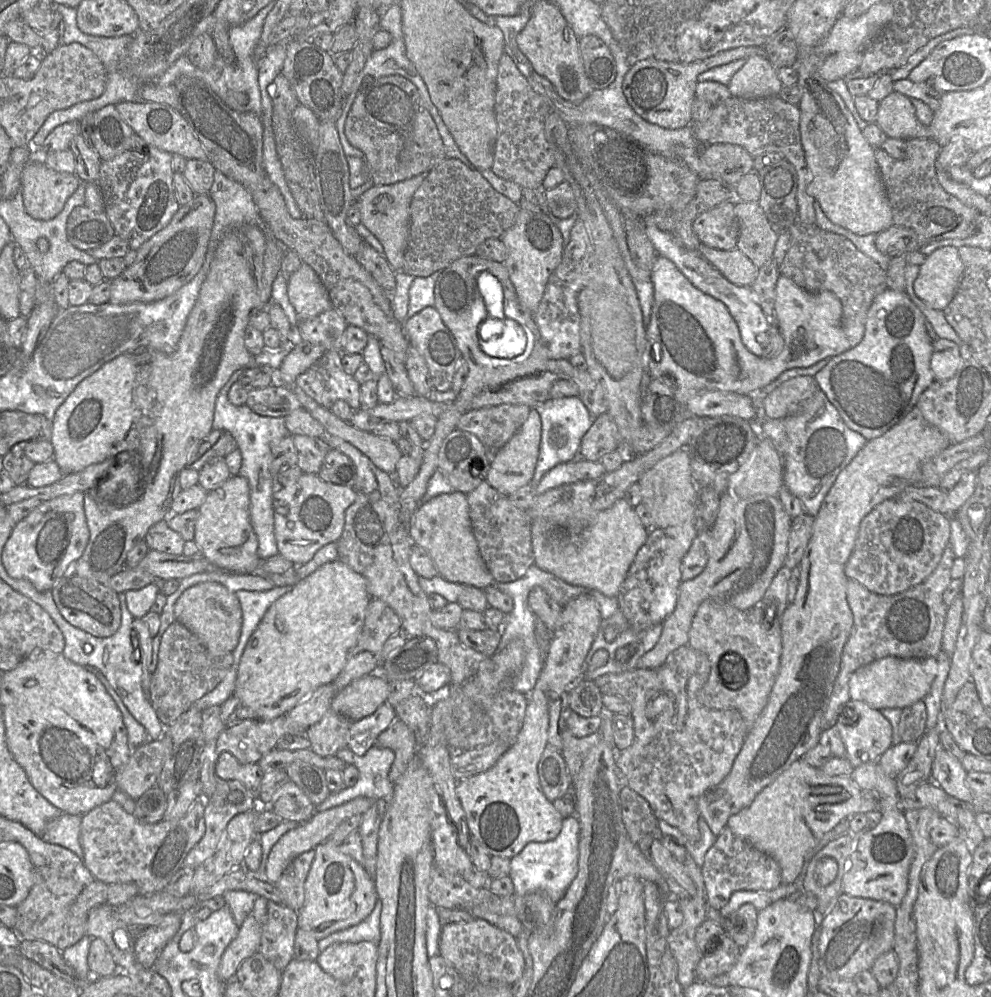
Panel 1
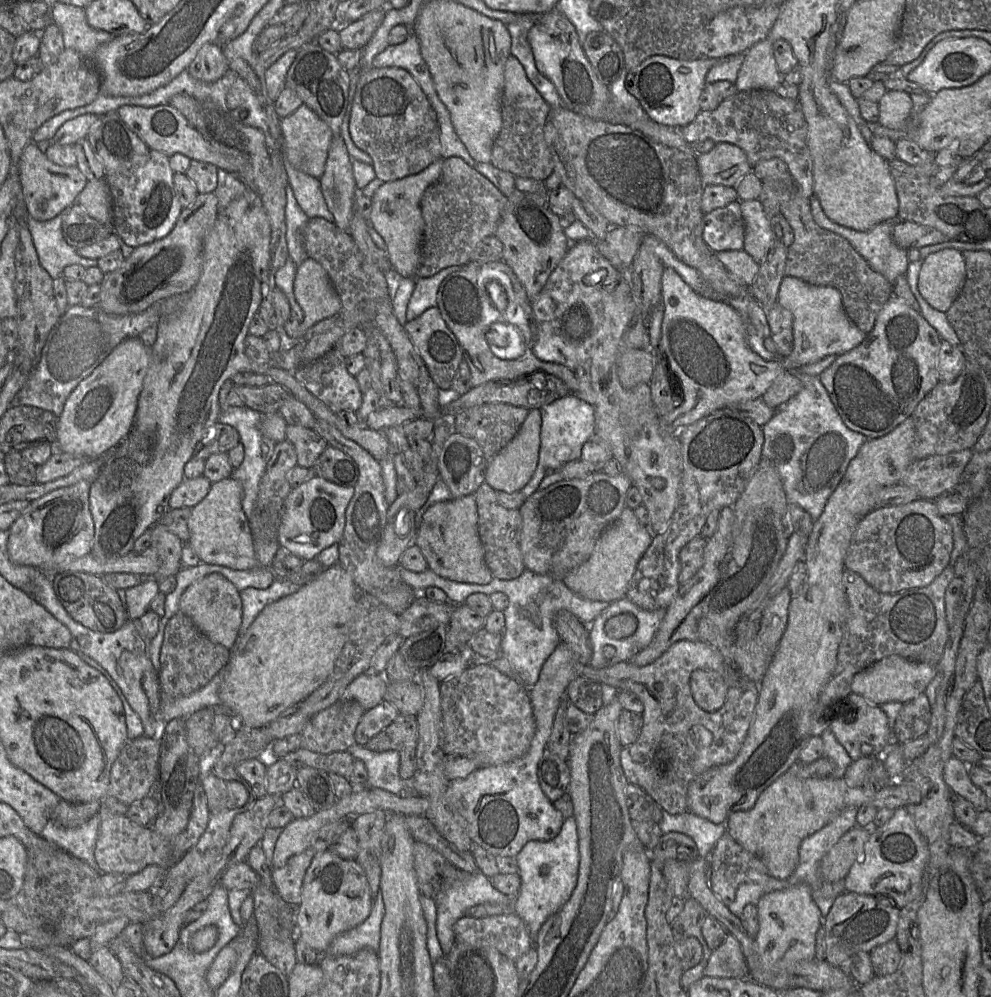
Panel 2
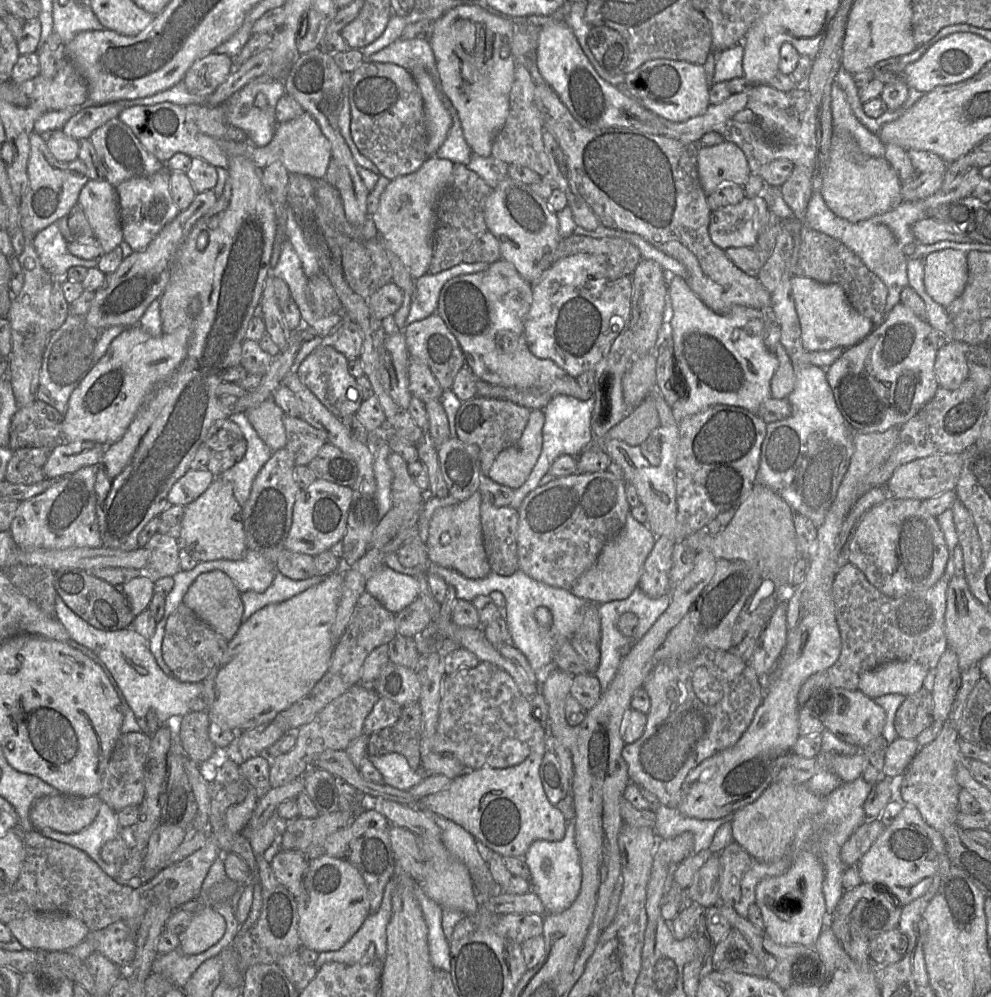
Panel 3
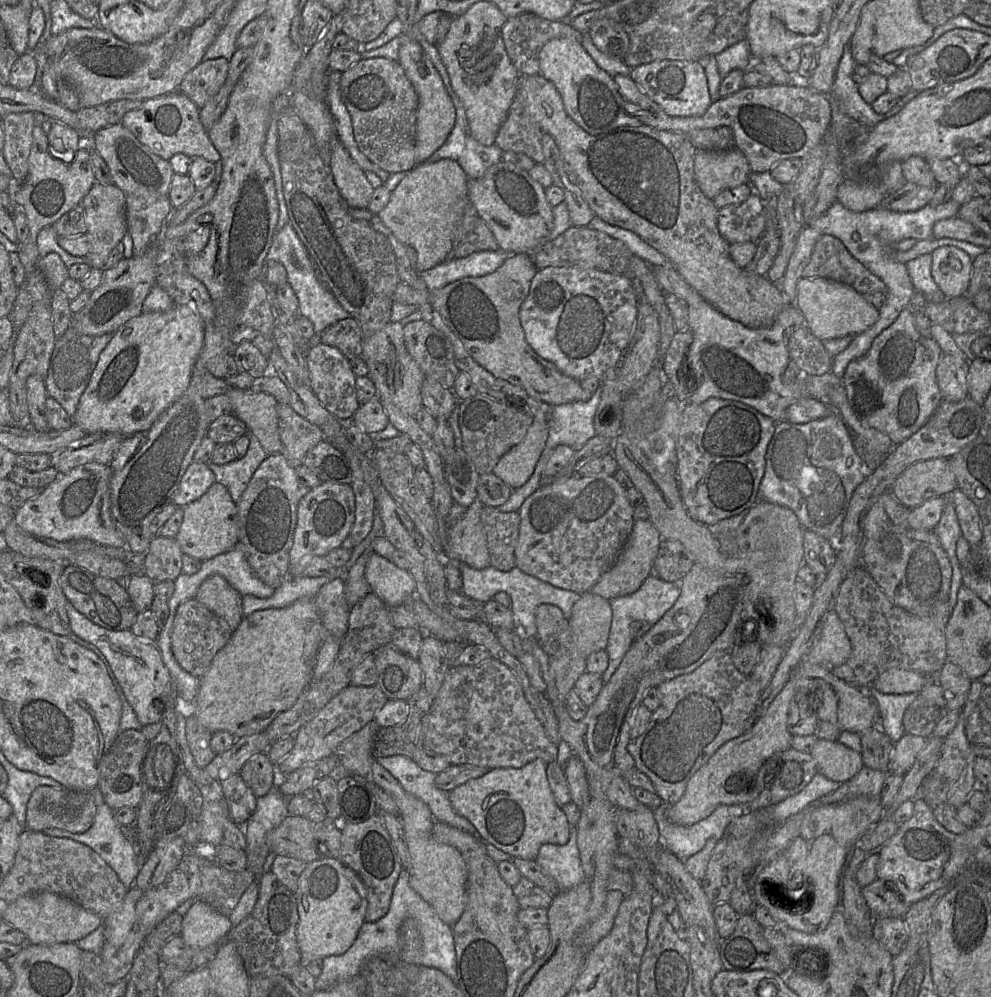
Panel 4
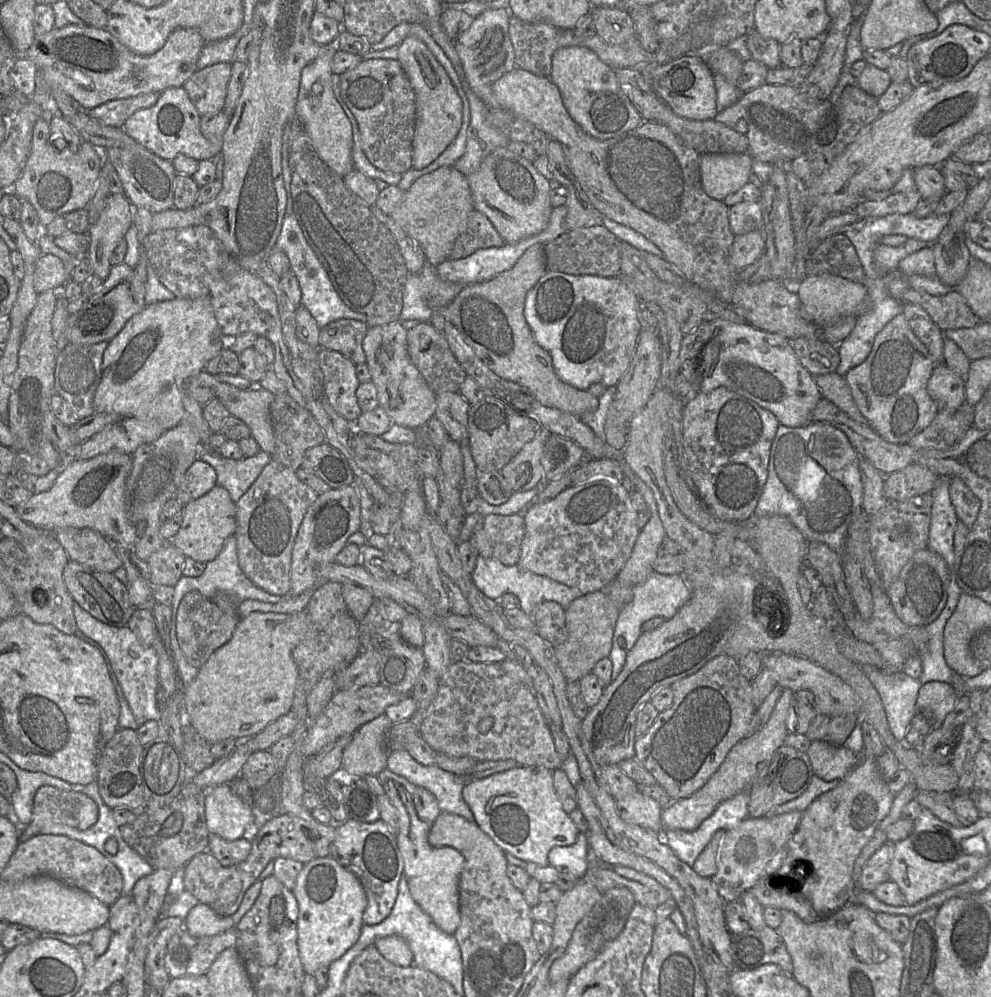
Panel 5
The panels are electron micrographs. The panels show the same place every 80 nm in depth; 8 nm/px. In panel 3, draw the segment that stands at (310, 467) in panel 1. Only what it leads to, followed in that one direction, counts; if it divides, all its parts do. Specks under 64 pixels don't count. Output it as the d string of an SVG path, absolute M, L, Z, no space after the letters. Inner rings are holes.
M284 414L286 448L296 465L308 465L327 442L325 433L314 428L301 417Z

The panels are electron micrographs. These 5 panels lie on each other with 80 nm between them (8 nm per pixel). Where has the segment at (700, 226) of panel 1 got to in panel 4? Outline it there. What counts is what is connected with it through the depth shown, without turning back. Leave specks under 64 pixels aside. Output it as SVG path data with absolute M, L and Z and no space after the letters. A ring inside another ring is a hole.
M756 194L745 201L725 206L718 211L717 227L730 244L757 242L766 226L765 202Z

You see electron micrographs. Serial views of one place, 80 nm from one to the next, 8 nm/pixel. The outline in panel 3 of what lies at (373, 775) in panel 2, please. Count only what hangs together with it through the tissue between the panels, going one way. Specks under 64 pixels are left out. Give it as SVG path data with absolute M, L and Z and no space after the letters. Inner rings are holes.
M399 753L369 755L368 759L382 774L383 784L403 791L408 791L427 776L422 770L413 770L407 759Z

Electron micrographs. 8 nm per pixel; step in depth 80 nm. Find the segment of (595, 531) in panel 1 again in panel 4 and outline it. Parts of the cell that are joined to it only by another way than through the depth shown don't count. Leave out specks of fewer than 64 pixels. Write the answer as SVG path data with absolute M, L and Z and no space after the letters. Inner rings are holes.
M635 520L632 531L613 566L593 585L590 592L607 600L629 595L637 591L643 582L654 573L654 562L658 556L662 537L650 520Z

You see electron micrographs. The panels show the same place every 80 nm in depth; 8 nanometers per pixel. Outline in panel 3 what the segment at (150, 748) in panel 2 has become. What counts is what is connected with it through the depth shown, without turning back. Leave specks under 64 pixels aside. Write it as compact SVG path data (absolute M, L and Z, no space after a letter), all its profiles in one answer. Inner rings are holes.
M143 731L122 733L119 737L102 779L98 794L112 810L120 811L128 806L139 806L144 798L144 766L150 749L151 736Z

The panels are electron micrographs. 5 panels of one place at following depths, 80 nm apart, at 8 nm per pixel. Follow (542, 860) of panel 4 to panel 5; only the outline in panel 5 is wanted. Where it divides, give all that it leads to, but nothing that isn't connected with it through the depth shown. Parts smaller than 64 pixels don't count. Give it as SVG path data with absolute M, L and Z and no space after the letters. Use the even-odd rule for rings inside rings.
M579 832L576 842L571 846L552 848L548 861L550 866L582 879L589 867L588 833L584 835Z

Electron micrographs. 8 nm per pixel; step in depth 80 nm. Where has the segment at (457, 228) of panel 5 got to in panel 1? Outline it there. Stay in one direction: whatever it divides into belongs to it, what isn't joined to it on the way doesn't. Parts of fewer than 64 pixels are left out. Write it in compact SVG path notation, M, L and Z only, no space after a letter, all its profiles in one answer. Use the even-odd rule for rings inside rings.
M421 174L391 185L374 185L356 199L361 224L382 244L384 256L394 272L402 271L410 229L411 200L426 176L427 174Z

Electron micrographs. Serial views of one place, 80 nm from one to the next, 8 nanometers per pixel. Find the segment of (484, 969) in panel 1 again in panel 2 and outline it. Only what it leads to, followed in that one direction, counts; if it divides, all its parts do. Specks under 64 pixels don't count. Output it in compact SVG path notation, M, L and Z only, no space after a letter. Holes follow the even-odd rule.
M515 912L482 918L464 916L453 931L454 942L493 947L514 962L532 947L528 928Z

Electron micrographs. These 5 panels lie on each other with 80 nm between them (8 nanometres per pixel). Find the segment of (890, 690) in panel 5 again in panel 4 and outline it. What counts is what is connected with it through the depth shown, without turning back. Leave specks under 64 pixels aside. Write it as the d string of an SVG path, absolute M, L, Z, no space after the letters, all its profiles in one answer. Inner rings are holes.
M870 687L870 694L871 699L879 708L879 729L895 744L905 734L903 715L918 693L885 694Z

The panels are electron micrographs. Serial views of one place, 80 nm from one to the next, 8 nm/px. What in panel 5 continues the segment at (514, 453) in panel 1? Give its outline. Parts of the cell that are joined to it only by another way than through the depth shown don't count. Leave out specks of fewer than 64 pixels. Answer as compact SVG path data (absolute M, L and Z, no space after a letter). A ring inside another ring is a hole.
M540 427L535 437L501 468L499 472L508 491L525 492L544 482L541 457L549 435L546 429Z

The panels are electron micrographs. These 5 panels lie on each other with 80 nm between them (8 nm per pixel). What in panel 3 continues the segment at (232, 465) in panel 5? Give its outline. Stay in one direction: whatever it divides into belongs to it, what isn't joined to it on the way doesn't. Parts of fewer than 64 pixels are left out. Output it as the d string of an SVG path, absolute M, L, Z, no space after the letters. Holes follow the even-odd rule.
M238 412L228 418L240 427L243 438L247 441L247 450L242 460L216 478L232 484L237 502L243 506L249 498L255 477L273 451L258 436L245 413Z

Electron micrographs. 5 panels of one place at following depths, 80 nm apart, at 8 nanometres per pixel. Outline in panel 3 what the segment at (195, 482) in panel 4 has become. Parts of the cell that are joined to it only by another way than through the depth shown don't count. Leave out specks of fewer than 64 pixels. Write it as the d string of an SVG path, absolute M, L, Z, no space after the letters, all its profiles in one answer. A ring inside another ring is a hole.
M207 468L188 469L173 485L169 494L170 505L186 506L198 499L216 477Z

